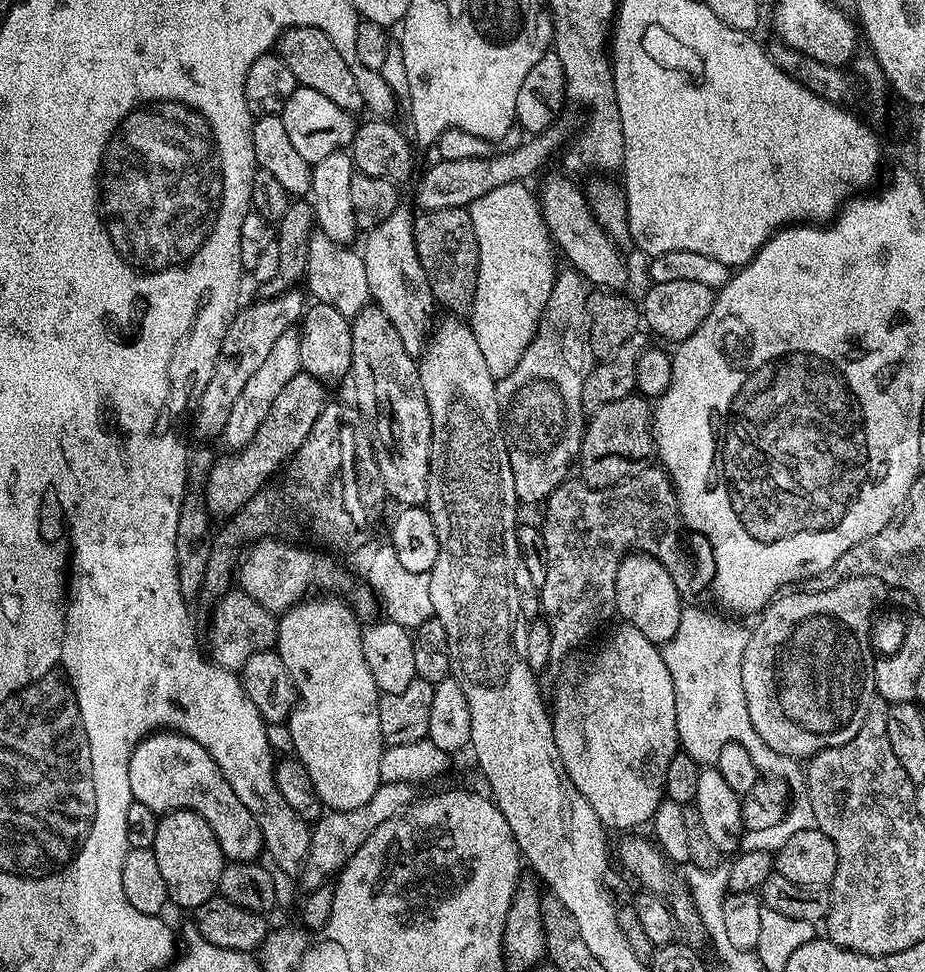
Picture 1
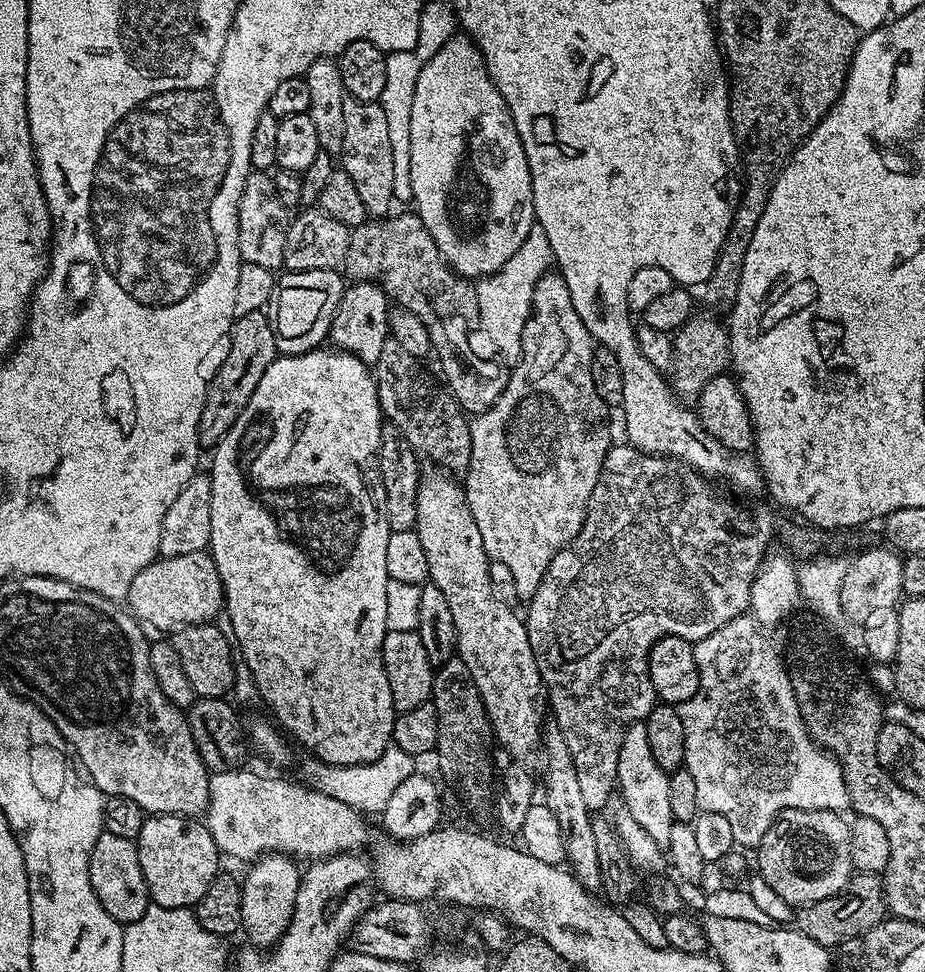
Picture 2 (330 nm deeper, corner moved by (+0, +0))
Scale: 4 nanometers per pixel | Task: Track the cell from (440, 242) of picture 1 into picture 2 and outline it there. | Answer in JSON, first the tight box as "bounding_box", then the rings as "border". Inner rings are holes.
{"bounding_box":[342,215,508,414],"border":[[[389,215],[387,218],[372,218],[362,226],[351,229],[348,234],[346,246],[346,258],[342,265],[342,272],[349,281],[359,282],[371,280],[380,285],[393,301],[396,300],[401,309],[413,312],[426,326],[426,330],[432,336],[435,351],[444,352],[440,356],[440,368],[444,371],[443,383],[446,385],[452,397],[460,404],[465,413],[479,414],[490,410],[494,402],[502,394],[502,390],[508,381],[508,372],[505,365],[499,359],[487,360],[476,353],[476,344],[472,341],[472,332],[481,331],[480,315],[478,314],[478,298],[476,289],[471,279],[459,276],[452,271],[452,267],[444,261],[434,238],[426,230],[426,226],[419,216]]]}

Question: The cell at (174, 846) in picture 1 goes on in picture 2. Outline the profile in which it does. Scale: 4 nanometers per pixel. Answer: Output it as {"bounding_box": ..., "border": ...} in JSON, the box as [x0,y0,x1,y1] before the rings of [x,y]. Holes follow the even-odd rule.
{"bounding_box":[134,815,222,908],"border":[[[149,815],[134,843],[151,903],[163,908],[192,908],[222,868],[222,853],[208,825],[190,816]]]}

